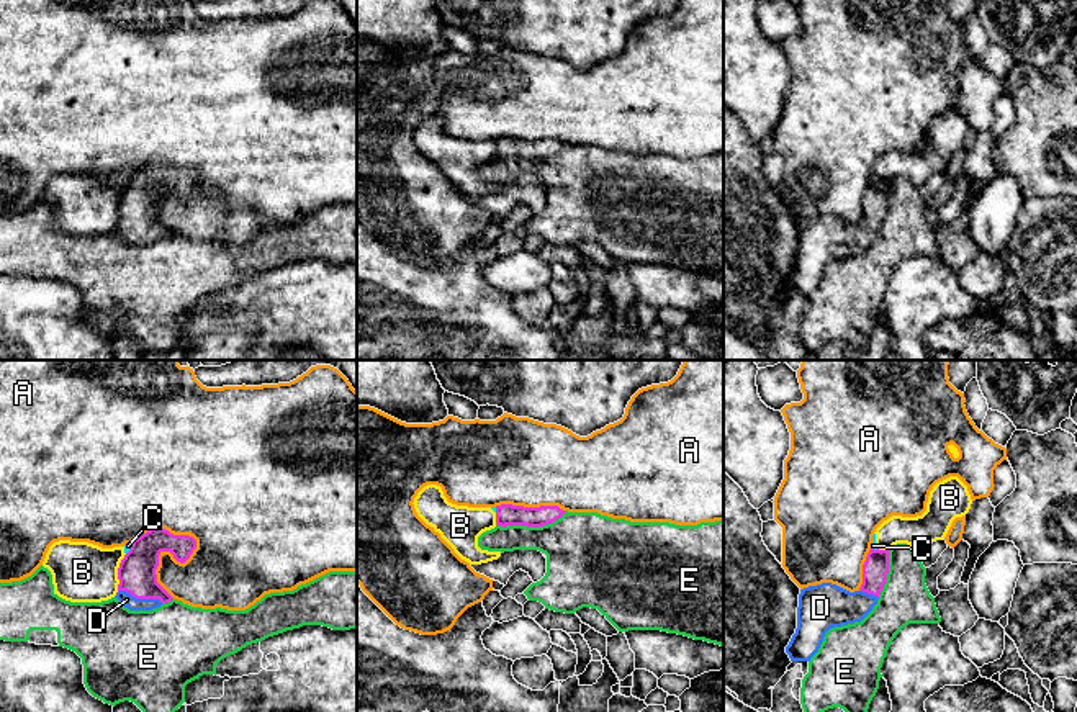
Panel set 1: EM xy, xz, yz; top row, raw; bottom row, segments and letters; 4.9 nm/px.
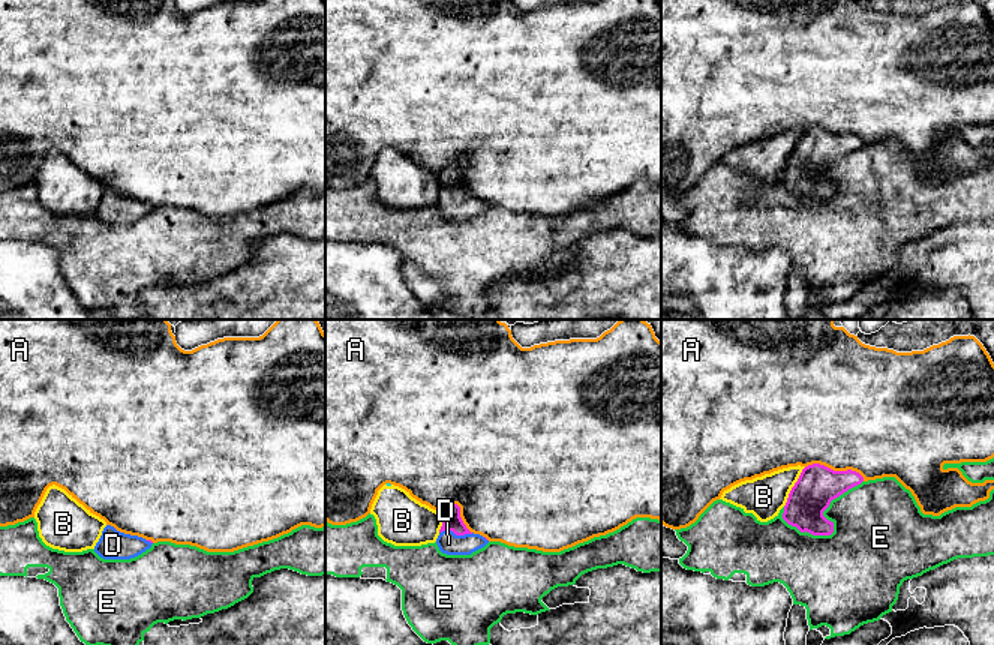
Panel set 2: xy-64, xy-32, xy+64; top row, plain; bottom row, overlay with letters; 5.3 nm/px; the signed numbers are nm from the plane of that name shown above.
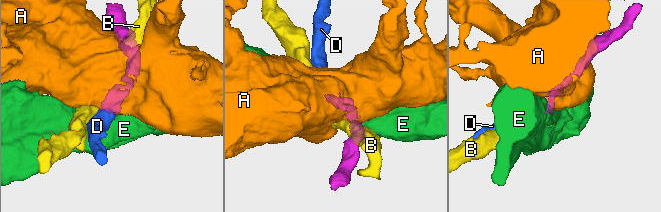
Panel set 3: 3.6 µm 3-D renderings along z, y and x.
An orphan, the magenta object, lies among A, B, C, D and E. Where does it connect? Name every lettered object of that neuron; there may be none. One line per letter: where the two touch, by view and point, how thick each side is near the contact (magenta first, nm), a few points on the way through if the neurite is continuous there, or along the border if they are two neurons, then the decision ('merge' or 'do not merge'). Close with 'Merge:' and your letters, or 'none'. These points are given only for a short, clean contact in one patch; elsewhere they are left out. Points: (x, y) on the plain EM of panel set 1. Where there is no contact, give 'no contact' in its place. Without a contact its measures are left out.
A: meets magenta in xy at (180, 195); 190 nm thick on the magenta side, 400 nm on the other; do not merge
B: meets magenta in xy at (118, 205); 190 nm thick on the magenta side, 300 nm on the other; do not merge
C: meets magenta in xy at (130, 182); 190 nm thick on the magenta side, 30 nm on the other; border along xy (131, 177), (126, 187); do not merge
D: meets magenta in xy at (141, 231); 190 nm thick on the magenta side, 70 nm on the other; runs through xy (136, 207), (141, 231), (126, 233); merge
E: meets magenta in xz at (531, 159); 110 nm thick on the magenta side, 320 nm on the other; do not merge
Merge: D

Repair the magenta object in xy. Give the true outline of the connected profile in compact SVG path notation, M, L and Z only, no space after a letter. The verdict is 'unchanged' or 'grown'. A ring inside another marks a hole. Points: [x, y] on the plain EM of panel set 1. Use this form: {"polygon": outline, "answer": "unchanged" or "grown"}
{"polygon": "M160 160L147 164L133 173L119 196L115 231L129 244L152 244L170 236L173 231L157 216L159 188L170 185L185 196L195 182L196 173L190 169L173 169Z", "answer": "grown"}

